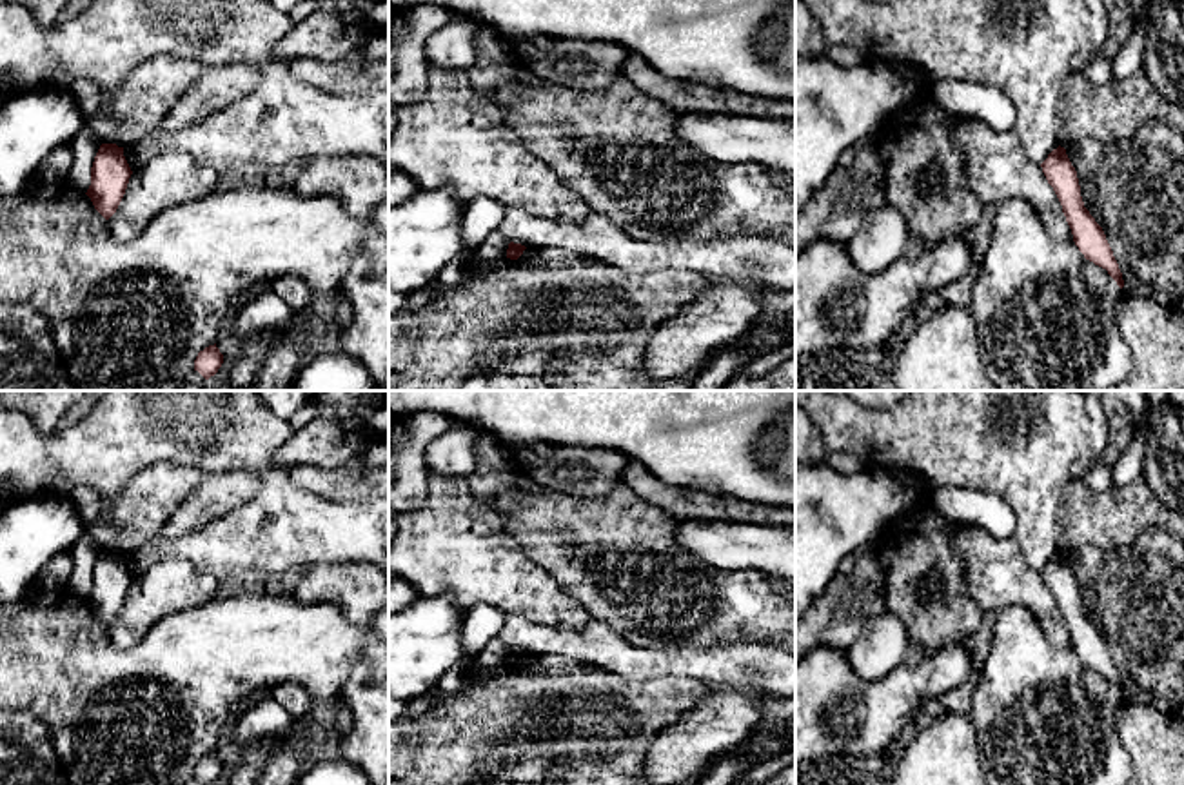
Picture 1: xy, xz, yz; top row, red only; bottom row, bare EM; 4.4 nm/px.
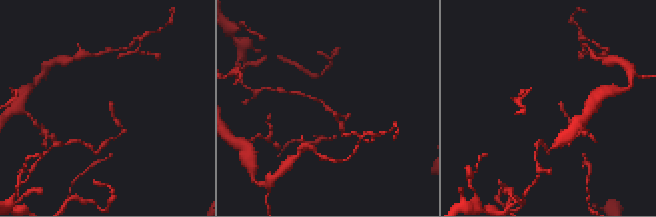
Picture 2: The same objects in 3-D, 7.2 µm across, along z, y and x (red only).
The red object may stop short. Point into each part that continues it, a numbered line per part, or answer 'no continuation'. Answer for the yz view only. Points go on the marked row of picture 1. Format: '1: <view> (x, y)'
no continuation

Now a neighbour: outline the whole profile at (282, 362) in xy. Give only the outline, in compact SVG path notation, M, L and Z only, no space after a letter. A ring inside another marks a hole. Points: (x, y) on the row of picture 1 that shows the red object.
M269 329L274 343L267 351L263 367L256 373L254 382L245 391L291 391L292 380L301 365L296 354L298 340L294 334L274 334Z

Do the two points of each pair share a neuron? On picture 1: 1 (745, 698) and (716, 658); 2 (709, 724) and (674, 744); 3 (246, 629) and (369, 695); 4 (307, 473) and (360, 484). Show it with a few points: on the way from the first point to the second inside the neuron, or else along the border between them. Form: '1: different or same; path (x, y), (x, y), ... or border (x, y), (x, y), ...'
1: different; border (712, 682), (754, 680), (765, 695)
2: same; path (700, 733), (689, 744), (683, 744)
3: different; border (362, 653), (355, 660), (338, 696)
4: same; path (320, 480), (347, 482)

